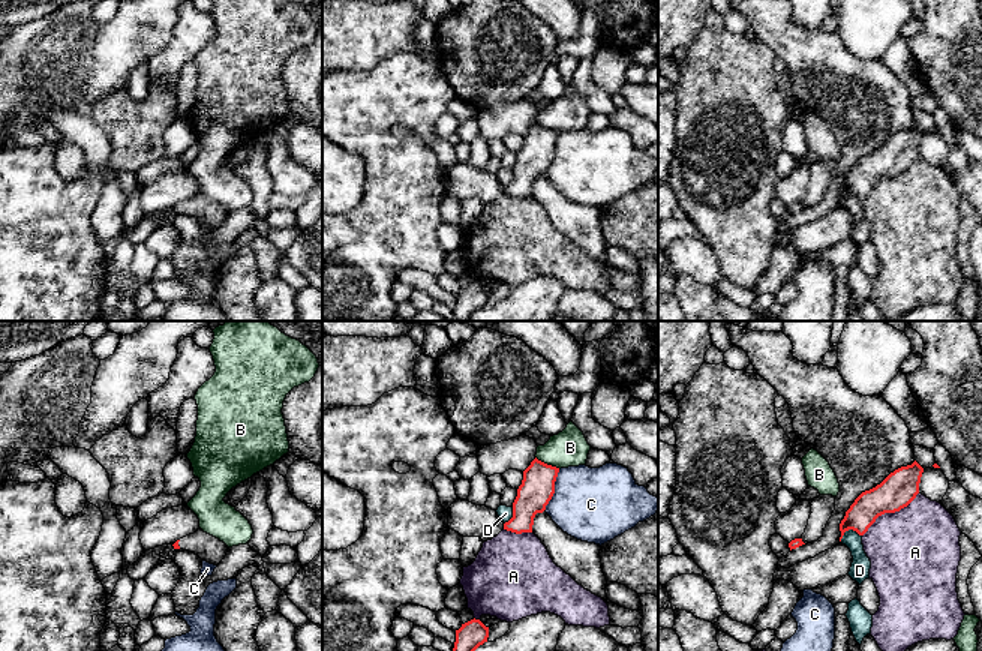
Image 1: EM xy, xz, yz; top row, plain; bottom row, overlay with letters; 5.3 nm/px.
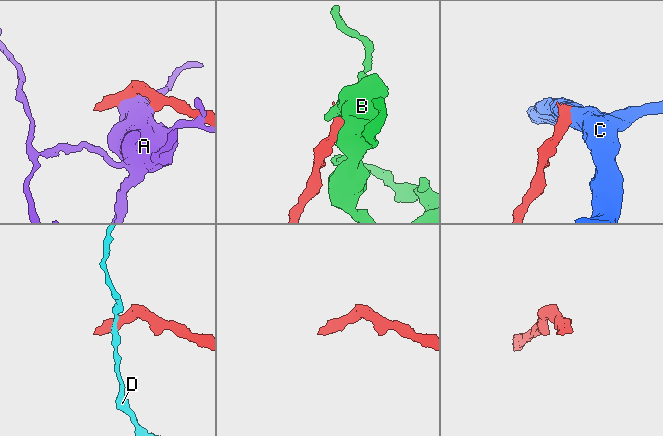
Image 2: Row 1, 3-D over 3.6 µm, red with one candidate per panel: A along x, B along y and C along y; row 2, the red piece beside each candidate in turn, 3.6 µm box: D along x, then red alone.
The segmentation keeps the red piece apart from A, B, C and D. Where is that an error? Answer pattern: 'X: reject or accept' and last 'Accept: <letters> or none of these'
A: reject
B: reject
C: reject
D: reject
Accept: none of these

